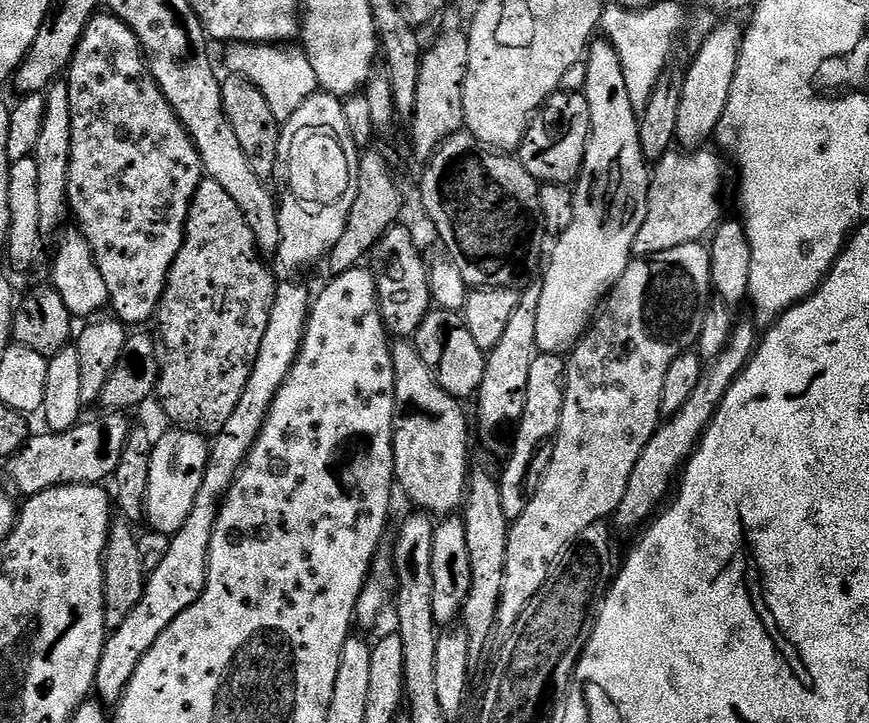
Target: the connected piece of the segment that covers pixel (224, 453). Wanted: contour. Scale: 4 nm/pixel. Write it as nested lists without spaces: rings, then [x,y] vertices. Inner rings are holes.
[[[292,280],[285,284],[284,281],[277,283],[274,306],[270,306],[270,323],[262,337],[258,358],[254,358],[250,382],[246,382],[246,390],[242,390],[242,398],[238,398],[238,406],[234,406],[234,414],[230,414],[226,426],[222,426],[222,430],[215,433],[211,441],[206,474],[202,478],[202,486],[198,486],[194,510],[190,510],[190,518],[186,518],[182,530],[170,537],[170,550],[166,550],[166,558],[162,558],[162,562],[158,562],[158,566],[147,573],[142,602],[138,602],[138,606],[130,610],[130,615],[124,619],[122,626],[111,629],[110,635],[105,639],[94,689],[99,703],[114,706],[122,698],[122,694],[126,694],[130,678],[134,678],[138,664],[142,662],[142,658],[146,658],[146,650],[150,650],[150,646],[158,642],[158,634],[162,634],[162,630],[166,630],[166,626],[170,626],[170,622],[174,622],[174,618],[178,618],[182,610],[190,610],[190,606],[194,606],[194,602],[202,598],[208,581],[210,538],[214,534],[220,505],[236,480],[236,475],[240,473],[241,466],[246,462],[270,414],[270,406],[278,390],[282,390],[298,358],[312,302],[313,297],[308,296],[306,285],[295,284]]]

